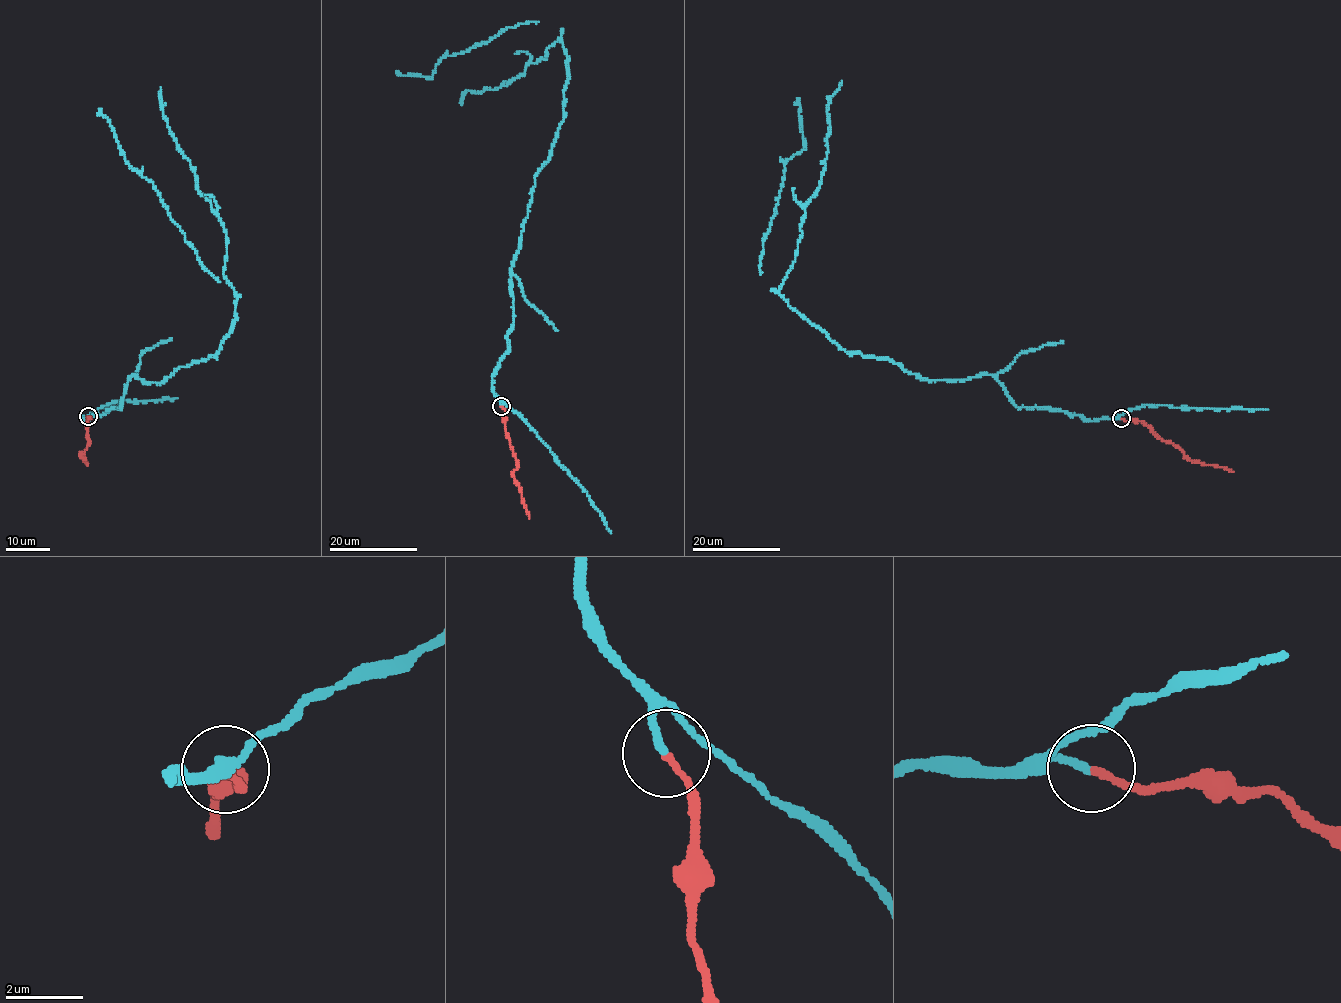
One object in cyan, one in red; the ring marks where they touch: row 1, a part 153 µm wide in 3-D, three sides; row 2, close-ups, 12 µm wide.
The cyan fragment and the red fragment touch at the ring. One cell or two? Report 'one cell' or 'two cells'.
one cell

